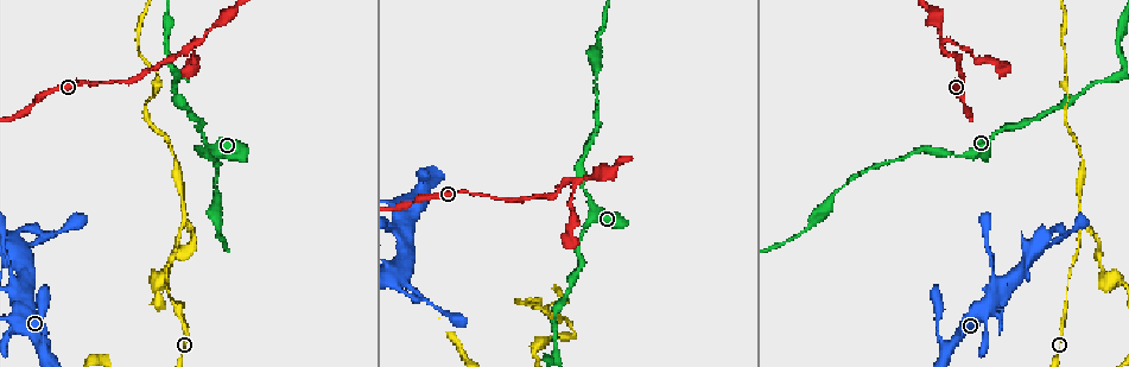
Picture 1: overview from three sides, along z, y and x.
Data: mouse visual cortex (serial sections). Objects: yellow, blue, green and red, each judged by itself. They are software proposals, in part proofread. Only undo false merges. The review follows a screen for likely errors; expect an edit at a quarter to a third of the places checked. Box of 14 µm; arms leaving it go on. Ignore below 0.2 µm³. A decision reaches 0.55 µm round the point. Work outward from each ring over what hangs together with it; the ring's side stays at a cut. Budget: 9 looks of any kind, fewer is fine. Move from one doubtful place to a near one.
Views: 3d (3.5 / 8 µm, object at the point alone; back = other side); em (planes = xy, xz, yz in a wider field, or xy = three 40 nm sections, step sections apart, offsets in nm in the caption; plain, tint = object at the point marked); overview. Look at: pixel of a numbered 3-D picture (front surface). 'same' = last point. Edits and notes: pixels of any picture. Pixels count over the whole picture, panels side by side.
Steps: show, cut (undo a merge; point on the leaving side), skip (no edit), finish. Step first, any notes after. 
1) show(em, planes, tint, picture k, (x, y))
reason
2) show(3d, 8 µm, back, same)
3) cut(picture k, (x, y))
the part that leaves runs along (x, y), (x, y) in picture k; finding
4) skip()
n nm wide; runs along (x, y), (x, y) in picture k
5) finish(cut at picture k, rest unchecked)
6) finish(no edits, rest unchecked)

show(3d, 3.5 µm, picture 1, (565, 319))
side arm on a straight run

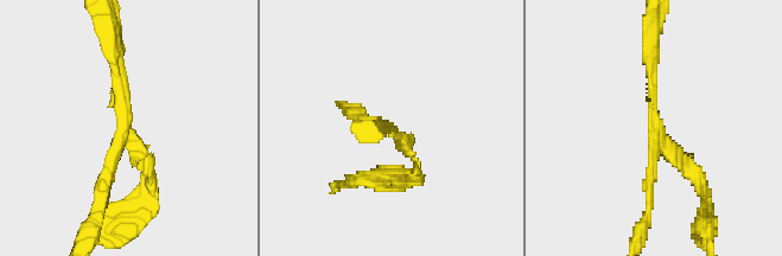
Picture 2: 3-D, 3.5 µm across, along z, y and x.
show(em, xy, step 1, tint, picture 2, (119, 143))
3 arms; arms of 150, 150, 150 nm

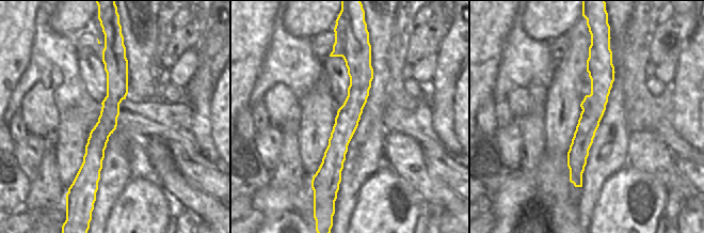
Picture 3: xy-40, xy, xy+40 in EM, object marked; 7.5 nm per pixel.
show(em, xy, step 2, tint, same)
cut it another way

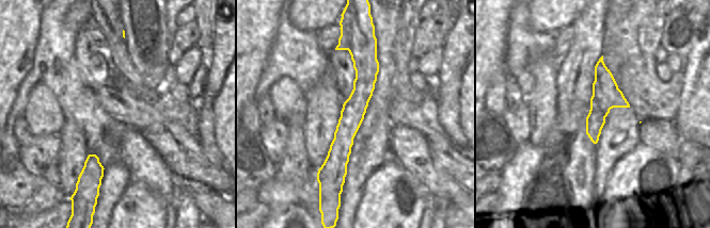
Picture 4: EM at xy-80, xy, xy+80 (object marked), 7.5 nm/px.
cut(picture 2, (146, 176))
a second cell is stuck on

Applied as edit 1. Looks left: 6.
show(3d, 3.5 µm, back, picture 1, (1079, 153))
a narrow waist

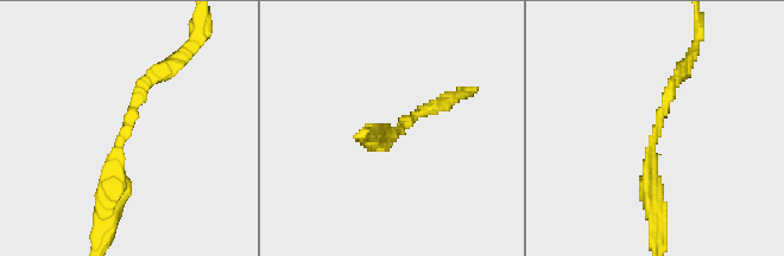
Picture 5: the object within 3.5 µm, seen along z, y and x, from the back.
show(em, planes, tint, picture 5, (123, 137))
arms of 150, 300 nm; shape alone is not enough

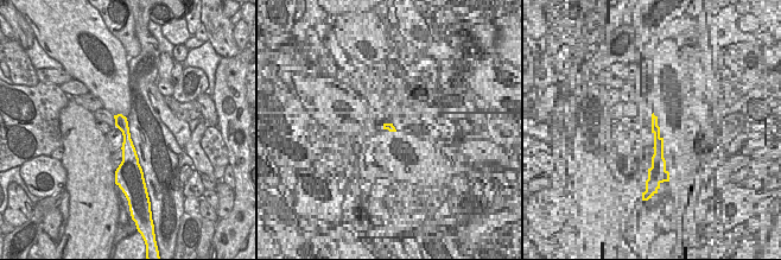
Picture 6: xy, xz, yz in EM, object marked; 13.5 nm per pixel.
skip()
runs along (118, 118), (126, 133), (127, 165) in picture 6; continuous, no second cell

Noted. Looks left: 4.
show(3d, 3.5 µm, picture 1, (942, 39))
three-way junction

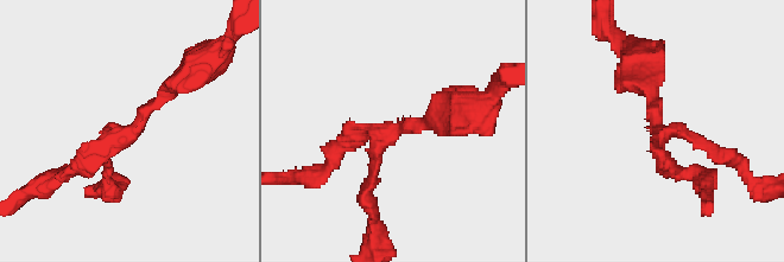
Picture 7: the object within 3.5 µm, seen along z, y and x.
show(em, xy, step 2, tint, picture 7, (664, 137))
3 arms; arms of 150, 200, 200 nm; now the EM

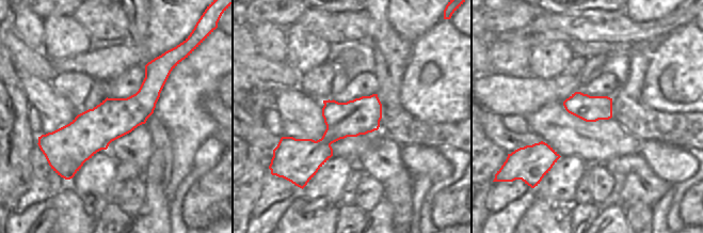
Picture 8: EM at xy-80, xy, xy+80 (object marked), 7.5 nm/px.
show(em, planes, tint, same)
another direction

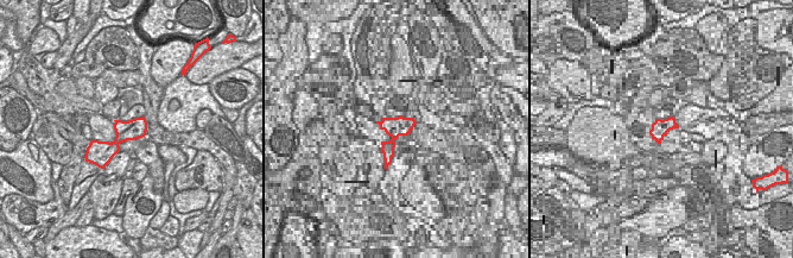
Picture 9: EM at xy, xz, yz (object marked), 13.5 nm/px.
skip()
runs along (64, 174), (98, 160), (174, 83) in picture 7; all the same cell

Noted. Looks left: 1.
finish(cut at picture 2, rest unchecked)

